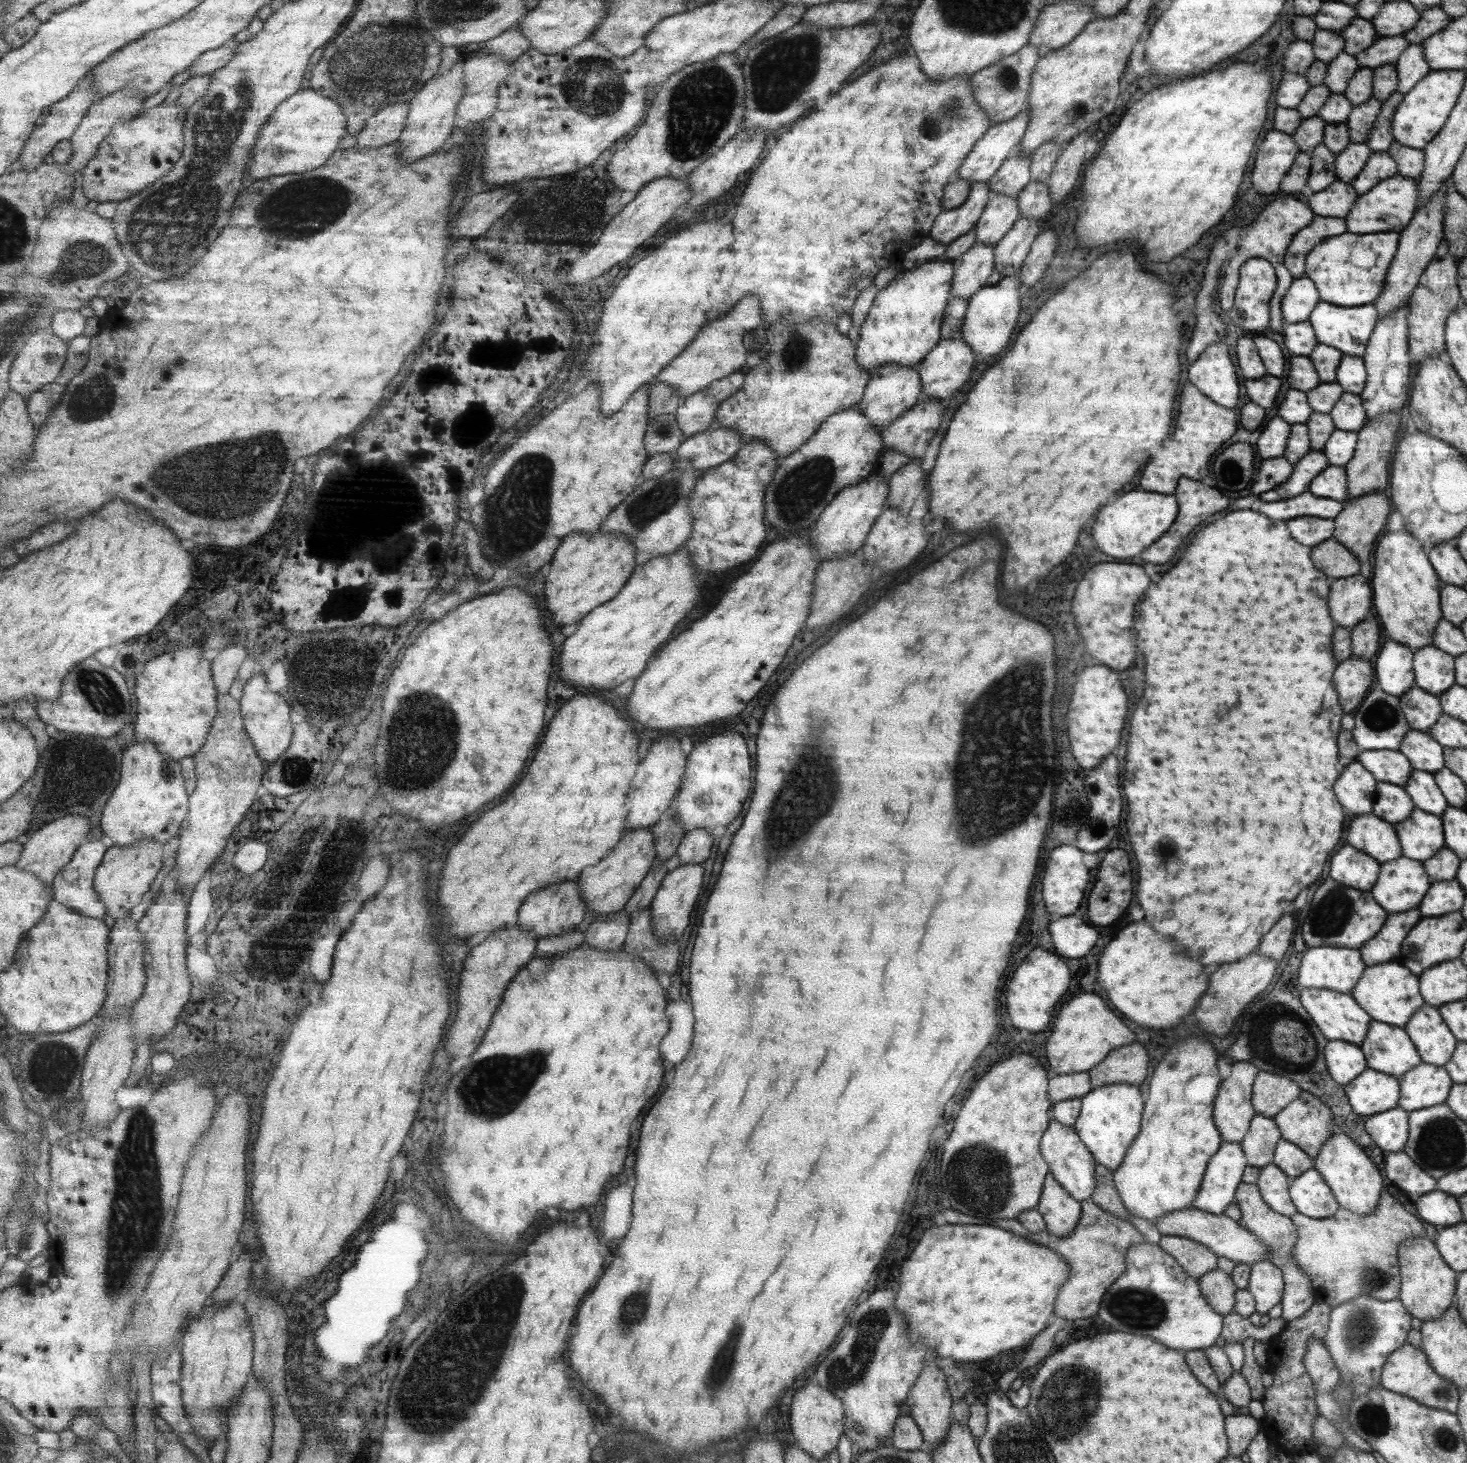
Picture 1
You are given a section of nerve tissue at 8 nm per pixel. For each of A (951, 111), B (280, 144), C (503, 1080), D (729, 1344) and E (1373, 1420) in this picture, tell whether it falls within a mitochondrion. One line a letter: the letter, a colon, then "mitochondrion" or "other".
A: mitochondrion
B: other
C: mitochondrion
D: mitochondrion
E: mitochondrion

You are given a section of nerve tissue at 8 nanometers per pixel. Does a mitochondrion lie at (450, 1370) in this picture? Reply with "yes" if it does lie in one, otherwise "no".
yes

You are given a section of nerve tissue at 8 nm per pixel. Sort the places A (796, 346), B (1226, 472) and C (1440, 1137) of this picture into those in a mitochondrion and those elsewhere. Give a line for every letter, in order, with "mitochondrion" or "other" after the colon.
A: mitochondrion
B: mitochondrion
C: mitochondrion

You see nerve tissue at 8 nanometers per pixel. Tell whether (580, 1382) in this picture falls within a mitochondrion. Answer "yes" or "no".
no

